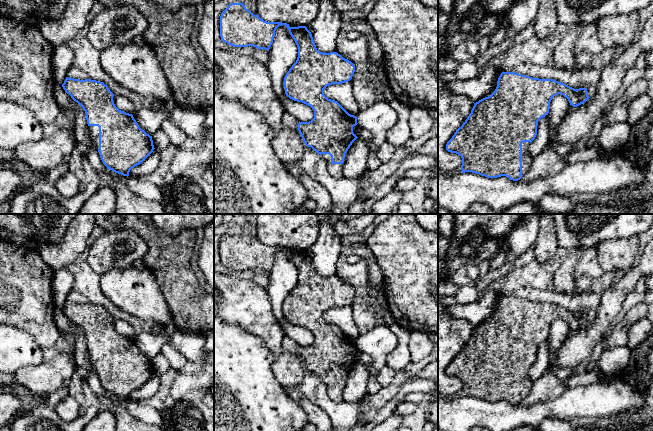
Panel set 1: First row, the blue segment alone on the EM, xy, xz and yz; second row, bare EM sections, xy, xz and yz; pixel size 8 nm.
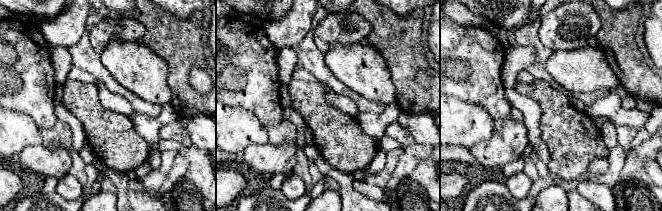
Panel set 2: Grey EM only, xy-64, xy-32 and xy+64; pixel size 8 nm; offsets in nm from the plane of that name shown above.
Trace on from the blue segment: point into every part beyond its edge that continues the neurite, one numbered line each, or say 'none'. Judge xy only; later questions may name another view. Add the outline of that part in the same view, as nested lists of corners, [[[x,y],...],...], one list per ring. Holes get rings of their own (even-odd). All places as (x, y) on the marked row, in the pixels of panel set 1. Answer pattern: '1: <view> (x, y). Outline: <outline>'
1: xy (93, 130). Outline: [[[89,126],[90,138],[93,141],[96,149],[99,149],[99,127],[98,126]]]

